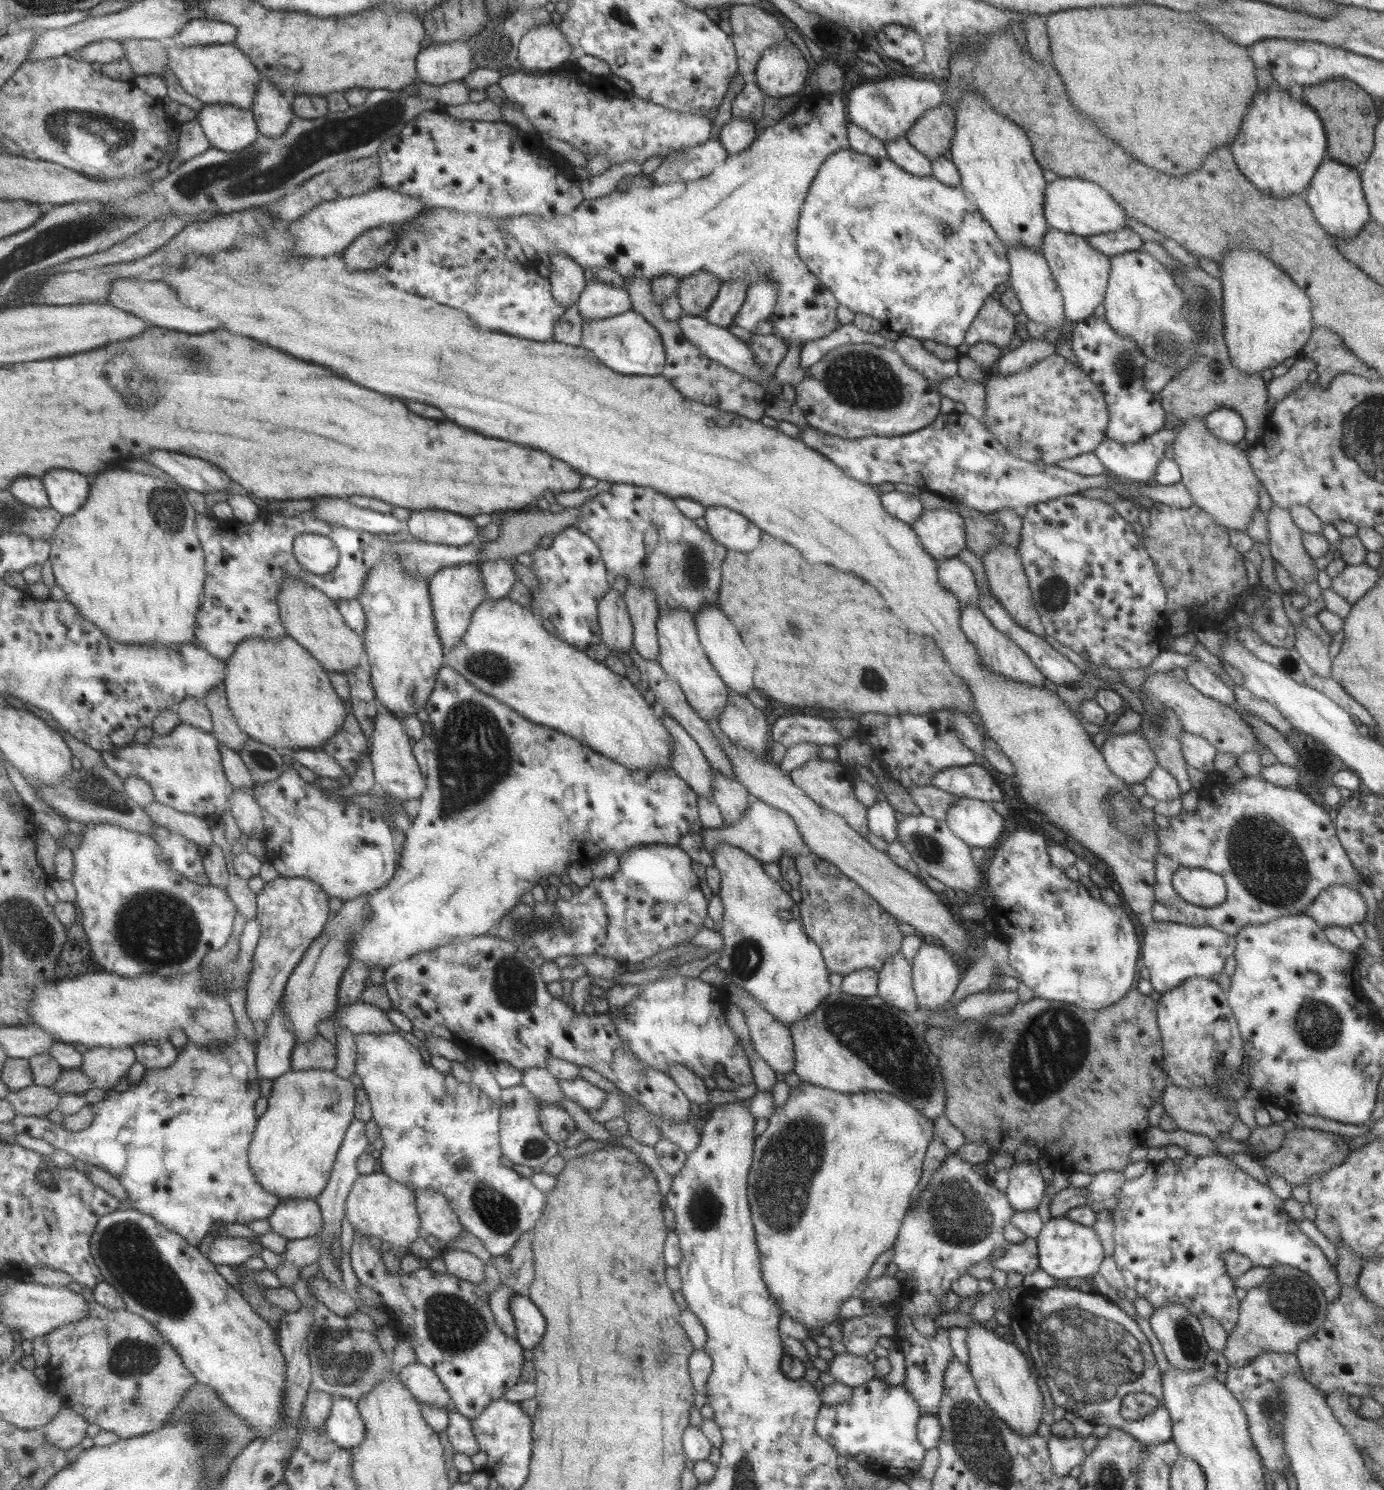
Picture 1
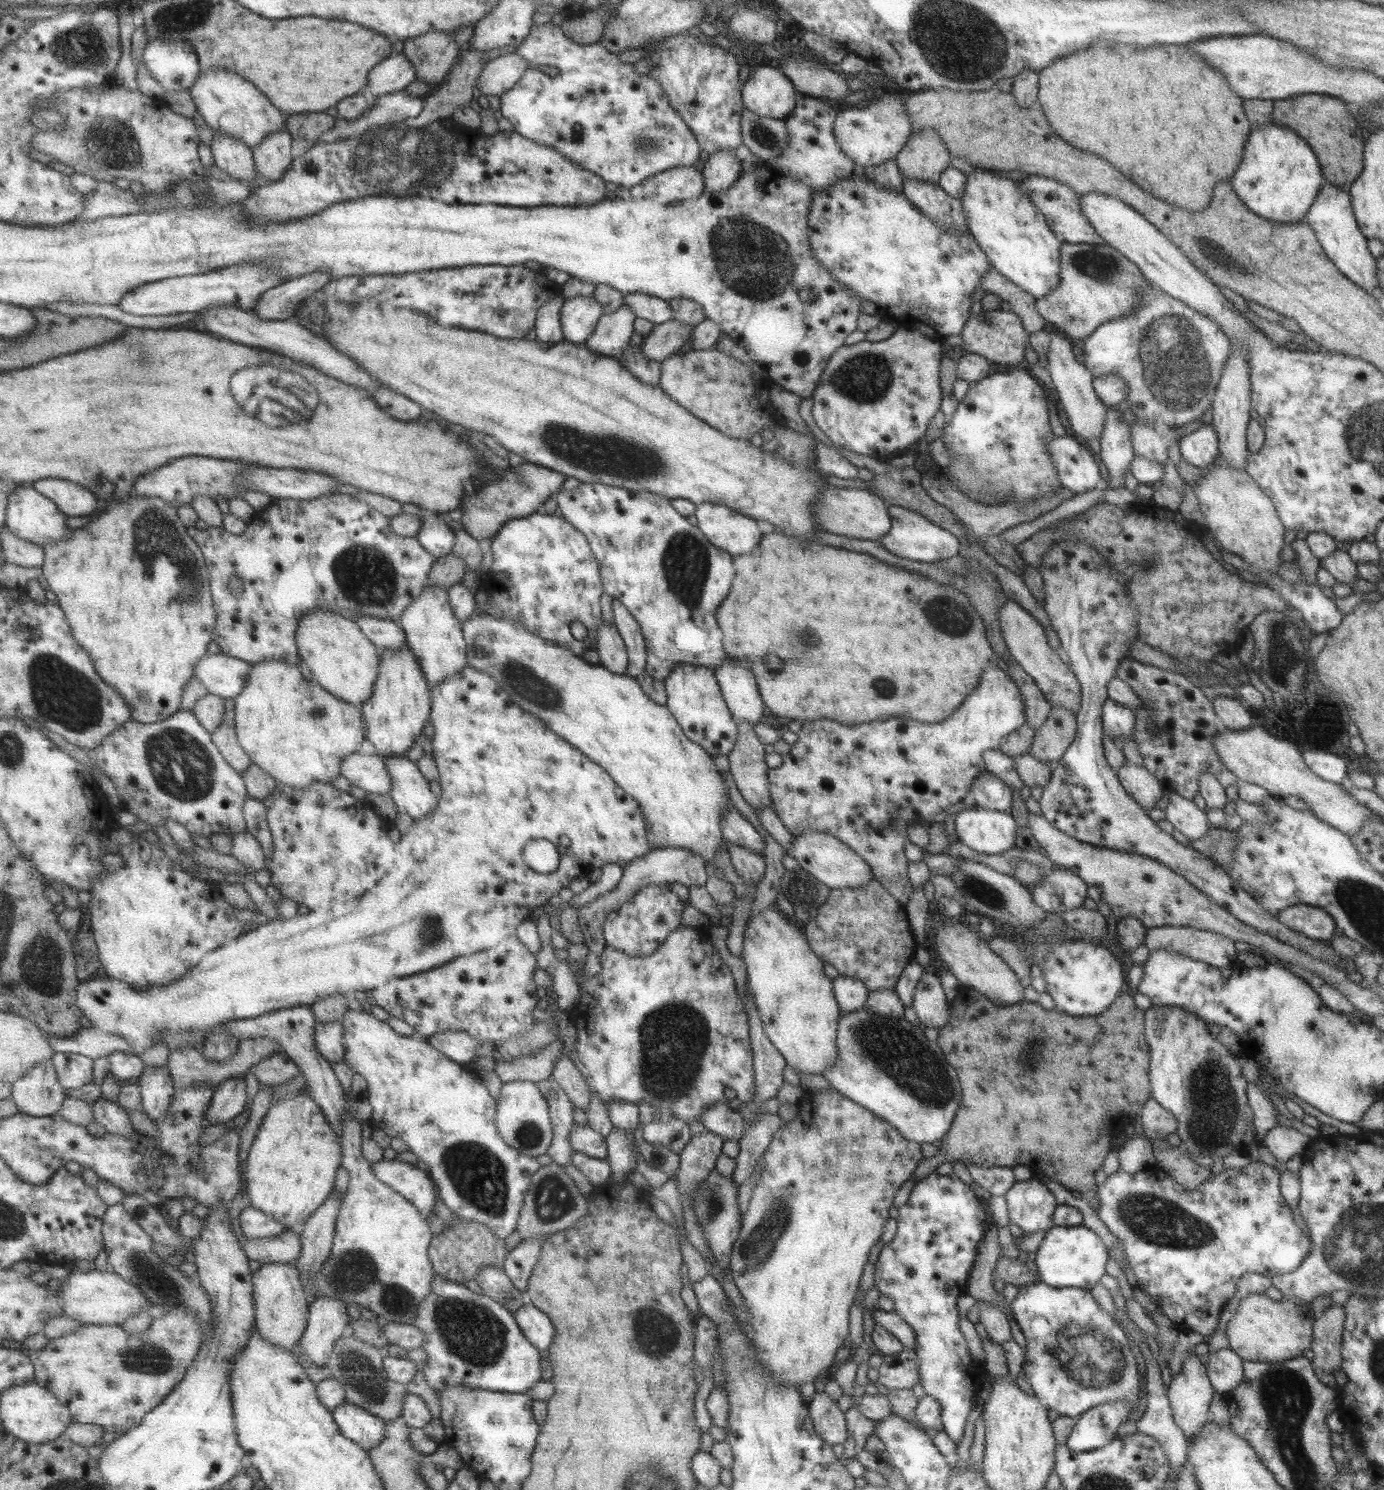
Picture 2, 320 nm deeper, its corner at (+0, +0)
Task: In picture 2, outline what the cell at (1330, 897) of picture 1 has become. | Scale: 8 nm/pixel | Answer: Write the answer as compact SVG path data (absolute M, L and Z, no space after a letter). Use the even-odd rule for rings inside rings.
M1291 905L1280 910L1275 917L1288 929L1318 941L1329 939L1336 927L1333 919L1316 906Z

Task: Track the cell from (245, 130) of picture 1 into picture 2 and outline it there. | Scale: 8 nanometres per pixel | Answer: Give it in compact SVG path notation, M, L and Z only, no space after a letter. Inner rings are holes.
M217 132L211 152L218 167L233 178L243 182L254 182L258 178L254 150L238 138Z

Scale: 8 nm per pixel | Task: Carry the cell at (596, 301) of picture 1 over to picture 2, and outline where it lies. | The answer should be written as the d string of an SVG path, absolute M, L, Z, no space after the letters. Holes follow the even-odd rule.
M577 296L564 300L560 310L560 325L564 341L584 343L595 330L597 319L603 314L593 296Z

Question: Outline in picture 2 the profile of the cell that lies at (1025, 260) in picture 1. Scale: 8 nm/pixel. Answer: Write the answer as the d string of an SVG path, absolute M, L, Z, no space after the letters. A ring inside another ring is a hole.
M1050 332L1049 334L1049 352L1046 354L1046 359L1048 360L1048 365L1046 369L1048 370L1051 378L1051 382L1057 391L1058 402L1061 403L1061 408L1067 416L1067 422L1069 423L1069 428L1075 432L1077 438L1085 438L1085 440L1098 440L1103 432L1103 425L1106 419L1106 405L1104 405L1093 390L1091 386L1093 376L1085 368L1083 363L1075 361L1077 357L1077 342L1067 339L1063 334L1059 332Z

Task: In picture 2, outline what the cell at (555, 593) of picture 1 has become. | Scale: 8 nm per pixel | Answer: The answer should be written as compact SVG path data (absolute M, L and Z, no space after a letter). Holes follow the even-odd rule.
M535 511L521 518L514 518L503 525L503 528L490 542L493 562L488 569L479 572L481 584L489 593L490 605L482 610L478 605L476 615L490 614L497 618L509 619L527 627L535 635L539 635L557 646L568 648L573 654L581 655L585 650L595 650L597 627L602 623L599 610L599 596L602 595L602 582L599 565L592 555L585 537L563 517L550 514L539 514ZM571 622L581 622L587 630L584 639L578 641L569 633Z

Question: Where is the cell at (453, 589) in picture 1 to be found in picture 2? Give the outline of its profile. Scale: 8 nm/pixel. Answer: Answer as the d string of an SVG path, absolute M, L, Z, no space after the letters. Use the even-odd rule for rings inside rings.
M427 586L421 596L405 609L402 627L413 654L419 658L429 687L435 689L468 665L468 643L464 637L464 623L456 615L444 586Z

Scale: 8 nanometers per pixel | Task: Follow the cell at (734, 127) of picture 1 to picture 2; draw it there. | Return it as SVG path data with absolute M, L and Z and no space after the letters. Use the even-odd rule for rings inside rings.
M721 150L704 156L704 165L700 172L705 192L727 190L741 174L740 160L733 150Z

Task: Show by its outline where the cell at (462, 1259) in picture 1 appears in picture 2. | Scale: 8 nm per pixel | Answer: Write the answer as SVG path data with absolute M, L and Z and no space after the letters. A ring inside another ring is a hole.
M486 1266L479 1273L477 1282L483 1294L497 1300L497 1303L507 1307L509 1311L515 1312L525 1304L523 1295L513 1286L512 1278L509 1278L504 1268Z

